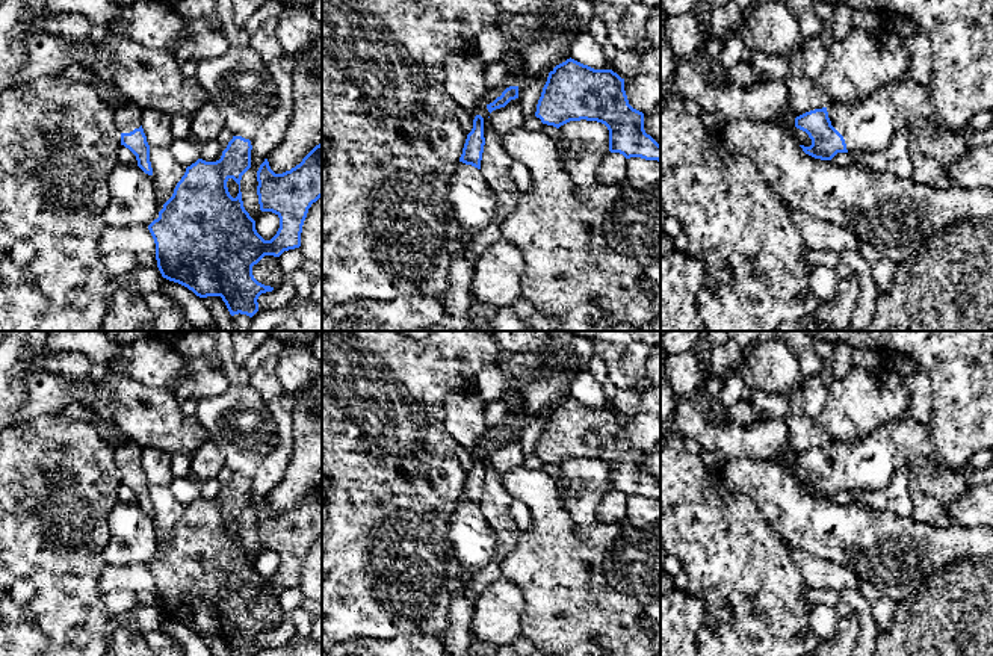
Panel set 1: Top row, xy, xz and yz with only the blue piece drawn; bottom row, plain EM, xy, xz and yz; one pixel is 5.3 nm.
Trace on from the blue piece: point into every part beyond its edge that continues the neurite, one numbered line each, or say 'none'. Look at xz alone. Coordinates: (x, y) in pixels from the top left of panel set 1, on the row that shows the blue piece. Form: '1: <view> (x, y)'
1: xz (473, 203)

